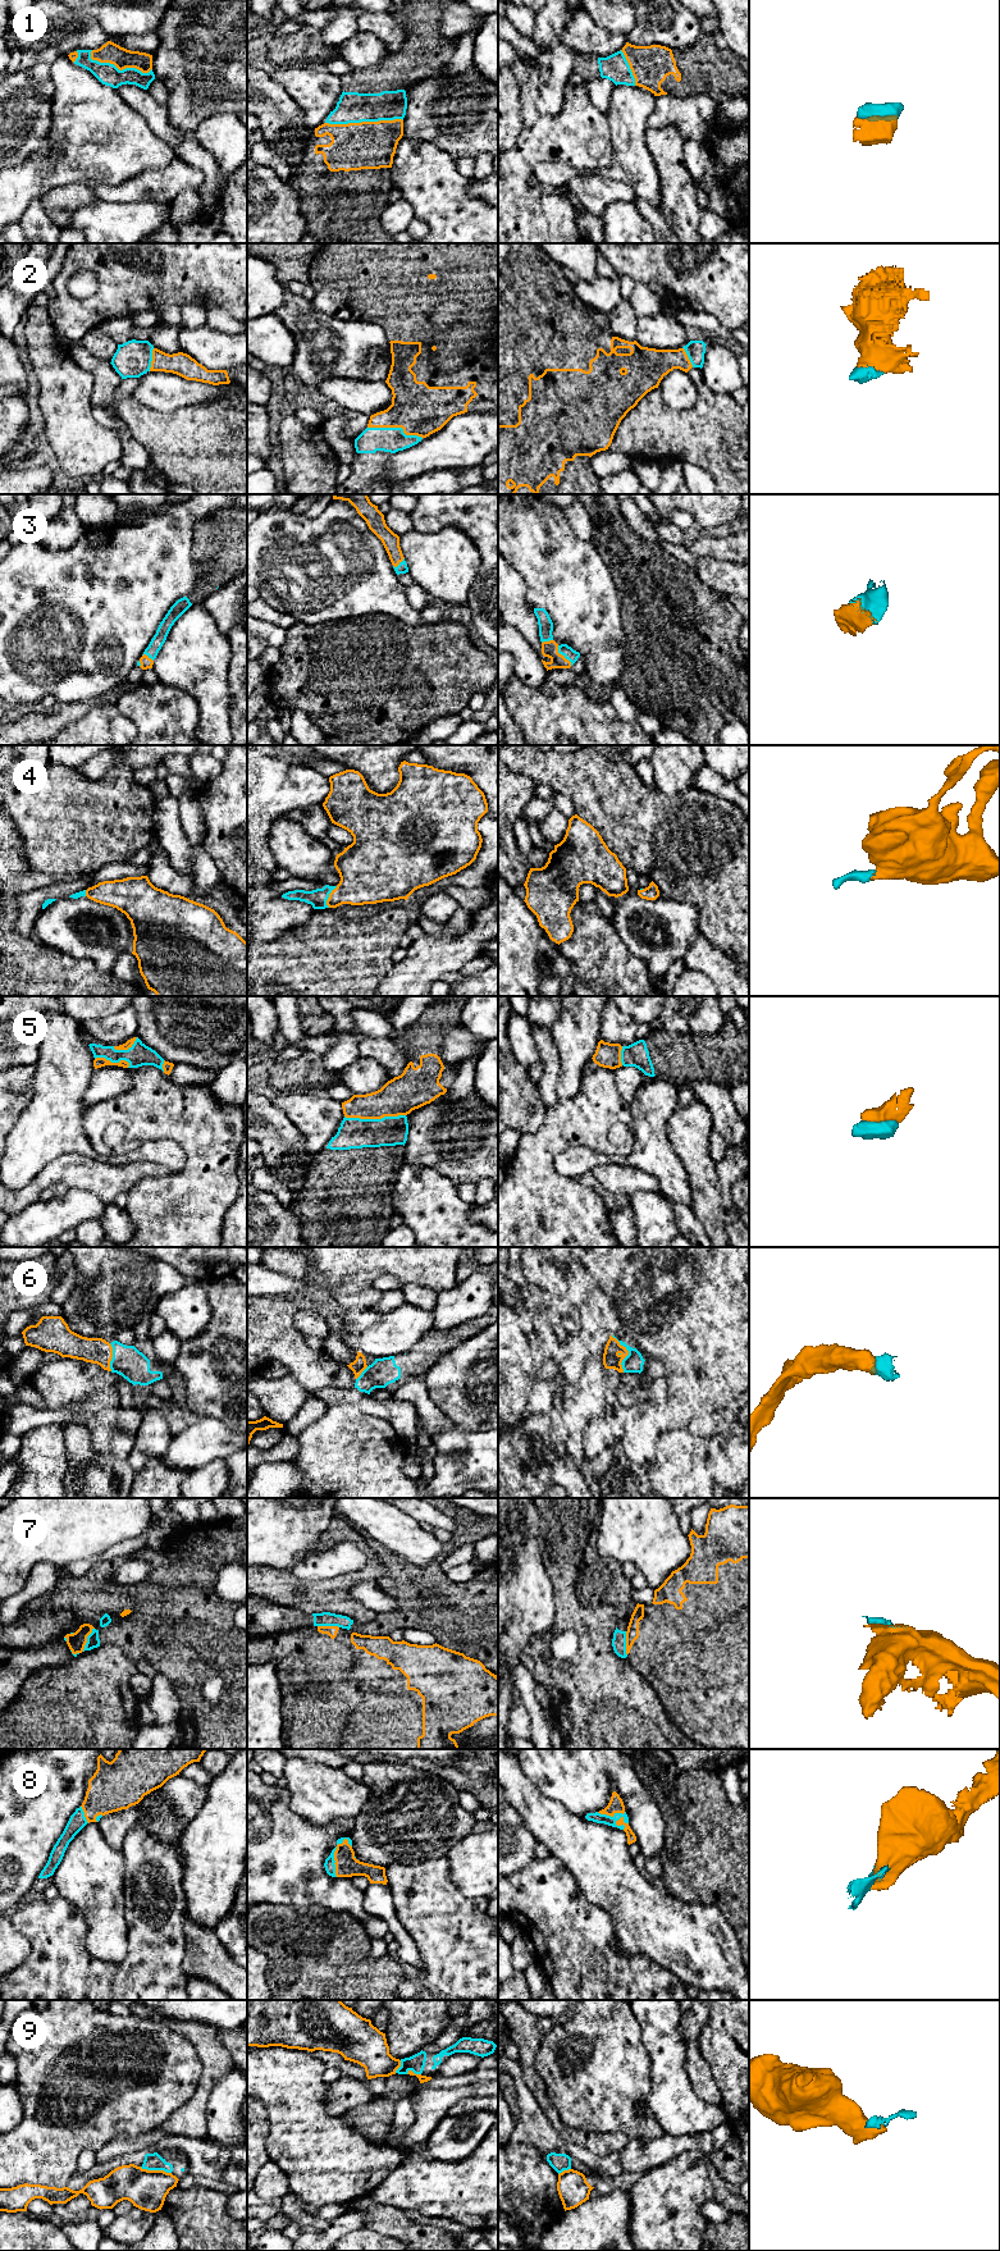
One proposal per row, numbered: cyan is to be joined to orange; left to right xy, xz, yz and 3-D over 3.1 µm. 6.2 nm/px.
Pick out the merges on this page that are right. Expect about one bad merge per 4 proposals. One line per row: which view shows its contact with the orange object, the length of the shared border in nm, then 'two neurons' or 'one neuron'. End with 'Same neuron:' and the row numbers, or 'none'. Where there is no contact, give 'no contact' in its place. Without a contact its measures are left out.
1: xz | 480 nm | one neuron
2: xz | 360 nm | one neuron
3: yz | 160 nm | one neuron
4: xz | 150 nm | one neuron
5: xz | 380 nm | one neuron
6: yz | 240 nm | one neuron
7: xy | 170 nm | two neurons
8: yz | 220 nm | one neuron
9: xy | 200 nm | two neurons
Same neuron: 1, 2, 3, 4, 5, 6, 8

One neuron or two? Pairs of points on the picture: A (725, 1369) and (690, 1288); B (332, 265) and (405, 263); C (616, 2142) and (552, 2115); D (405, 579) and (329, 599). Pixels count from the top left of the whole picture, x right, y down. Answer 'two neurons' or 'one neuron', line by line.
A: one neuron
B: one neuron
C: one neuron
D: two neurons

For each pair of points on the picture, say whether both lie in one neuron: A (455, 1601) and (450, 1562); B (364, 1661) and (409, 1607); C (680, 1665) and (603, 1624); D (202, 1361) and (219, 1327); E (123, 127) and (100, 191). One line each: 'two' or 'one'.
A: two
B: two
C: two
D: one
E: two

